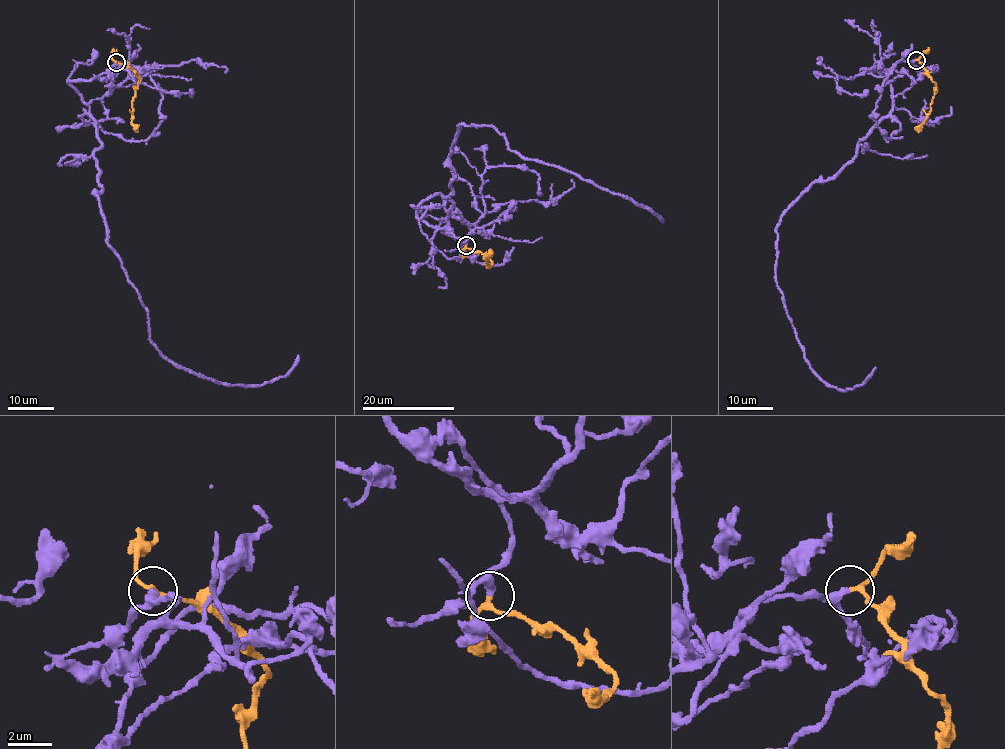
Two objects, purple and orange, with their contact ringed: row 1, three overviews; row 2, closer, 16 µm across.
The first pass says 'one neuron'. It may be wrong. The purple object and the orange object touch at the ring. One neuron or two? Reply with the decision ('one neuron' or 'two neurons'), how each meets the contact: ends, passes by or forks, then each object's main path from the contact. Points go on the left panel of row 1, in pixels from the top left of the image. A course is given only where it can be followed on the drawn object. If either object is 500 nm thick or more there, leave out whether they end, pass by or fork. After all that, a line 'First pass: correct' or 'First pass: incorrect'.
one neuron; purple passes by; orange passes by; course purple (116, 62), (89, 104), (98, 194), (151, 343), (196, 374), (248, 386), (283, 377), (298, 355); course orange (116, 62), (127, 65), (139, 80), (132, 123), (138, 132)
First pass: correct

